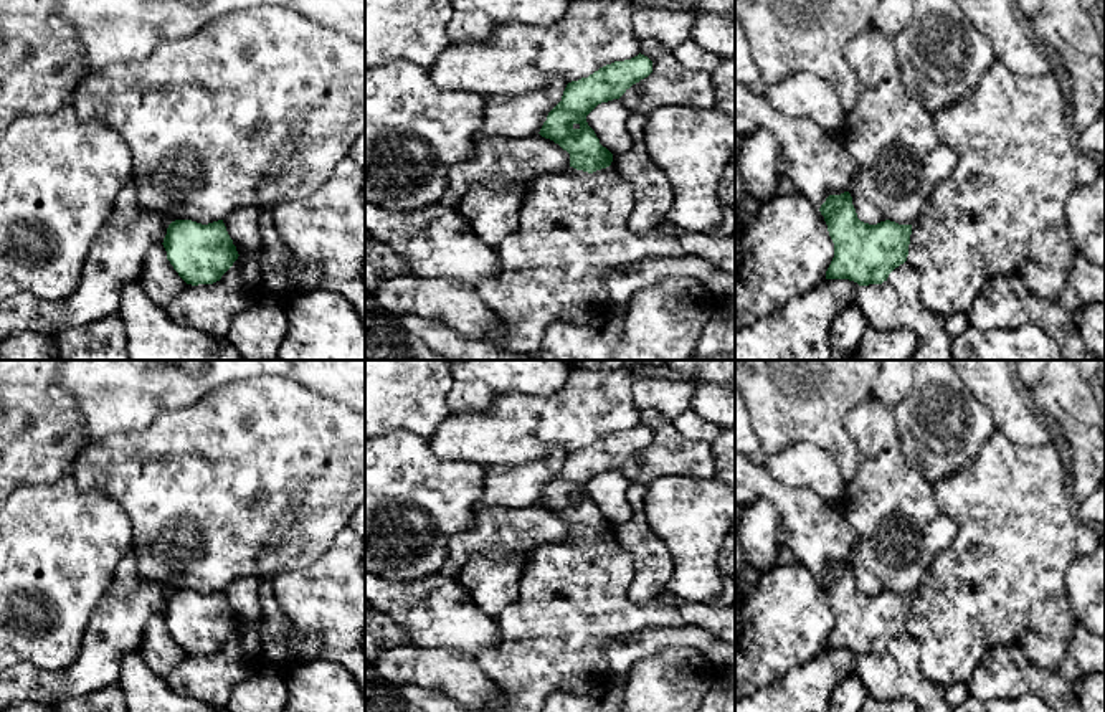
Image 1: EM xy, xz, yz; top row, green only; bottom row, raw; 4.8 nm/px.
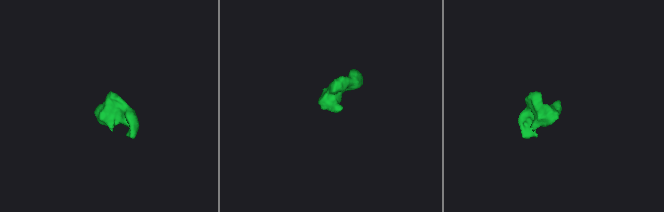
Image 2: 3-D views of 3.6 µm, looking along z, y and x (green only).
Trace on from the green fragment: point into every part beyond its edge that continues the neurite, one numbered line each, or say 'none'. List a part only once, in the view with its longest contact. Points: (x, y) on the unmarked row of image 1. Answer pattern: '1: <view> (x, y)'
1: xz (573, 600)

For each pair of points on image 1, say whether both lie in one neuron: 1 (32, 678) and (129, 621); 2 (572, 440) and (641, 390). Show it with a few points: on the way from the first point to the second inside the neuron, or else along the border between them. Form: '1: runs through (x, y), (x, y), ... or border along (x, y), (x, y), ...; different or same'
1: runs through (56, 679), (71, 679), (104, 646); same
2: border along (635, 377), (631, 402), (640, 412); different

